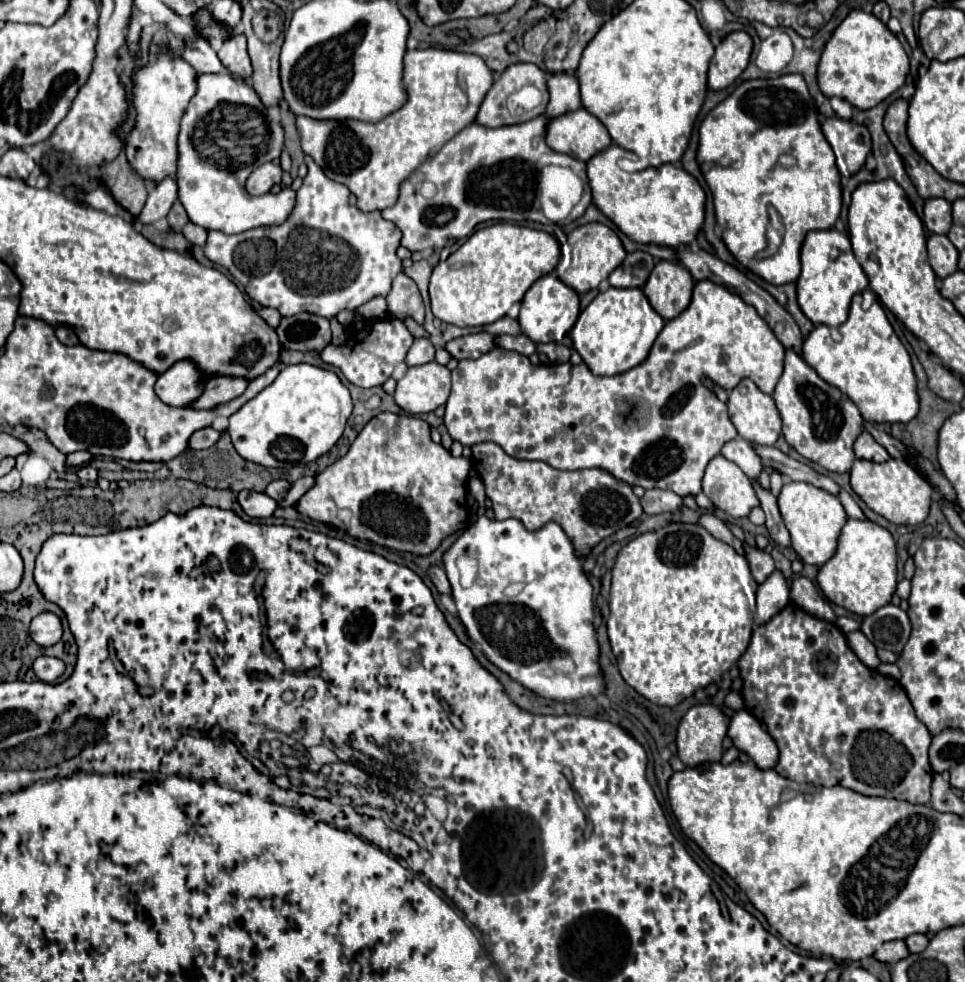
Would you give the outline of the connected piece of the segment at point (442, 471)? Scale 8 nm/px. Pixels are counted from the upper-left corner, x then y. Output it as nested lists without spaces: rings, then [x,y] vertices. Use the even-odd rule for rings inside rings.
[[[380,412],[362,428],[346,456],[316,474],[314,486],[296,502],[296,510],[312,520],[332,524],[356,540],[414,556],[430,556],[446,536],[456,534],[458,528],[468,524],[470,468],[468,458],[454,458],[442,444],[432,442],[430,424],[422,418]]]

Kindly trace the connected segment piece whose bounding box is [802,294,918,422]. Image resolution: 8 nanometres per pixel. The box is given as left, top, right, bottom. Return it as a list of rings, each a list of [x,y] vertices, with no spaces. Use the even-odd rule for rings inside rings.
[[[856,294],[852,298],[850,314],[844,324],[838,328],[830,326],[816,326],[802,344],[802,358],[818,372],[820,378],[824,378],[830,386],[838,388],[842,394],[846,394],[860,412],[864,414],[864,420],[868,422],[910,422],[918,414],[918,394],[916,394],[916,376],[912,370],[912,362],[908,356],[908,350],[892,330],[882,306],[874,302],[870,310],[862,310],[862,294]]]

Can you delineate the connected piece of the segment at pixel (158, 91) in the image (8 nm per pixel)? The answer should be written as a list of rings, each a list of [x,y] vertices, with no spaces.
[[[166,48],[162,54],[156,56],[156,62],[148,62],[144,68],[136,72],[136,86],[134,86],[134,106],[136,106],[136,128],[132,130],[128,142],[126,142],[126,156],[134,170],[150,184],[158,184],[164,176],[176,178],[176,138],[178,138],[178,124],[180,114],[184,114],[188,100],[196,92],[196,72],[182,60],[180,52]]]

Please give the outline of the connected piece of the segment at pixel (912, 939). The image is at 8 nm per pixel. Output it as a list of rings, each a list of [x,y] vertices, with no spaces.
[[[912,934],[906,938],[906,946],[912,954],[920,954],[928,946],[928,938],[924,934]]]

